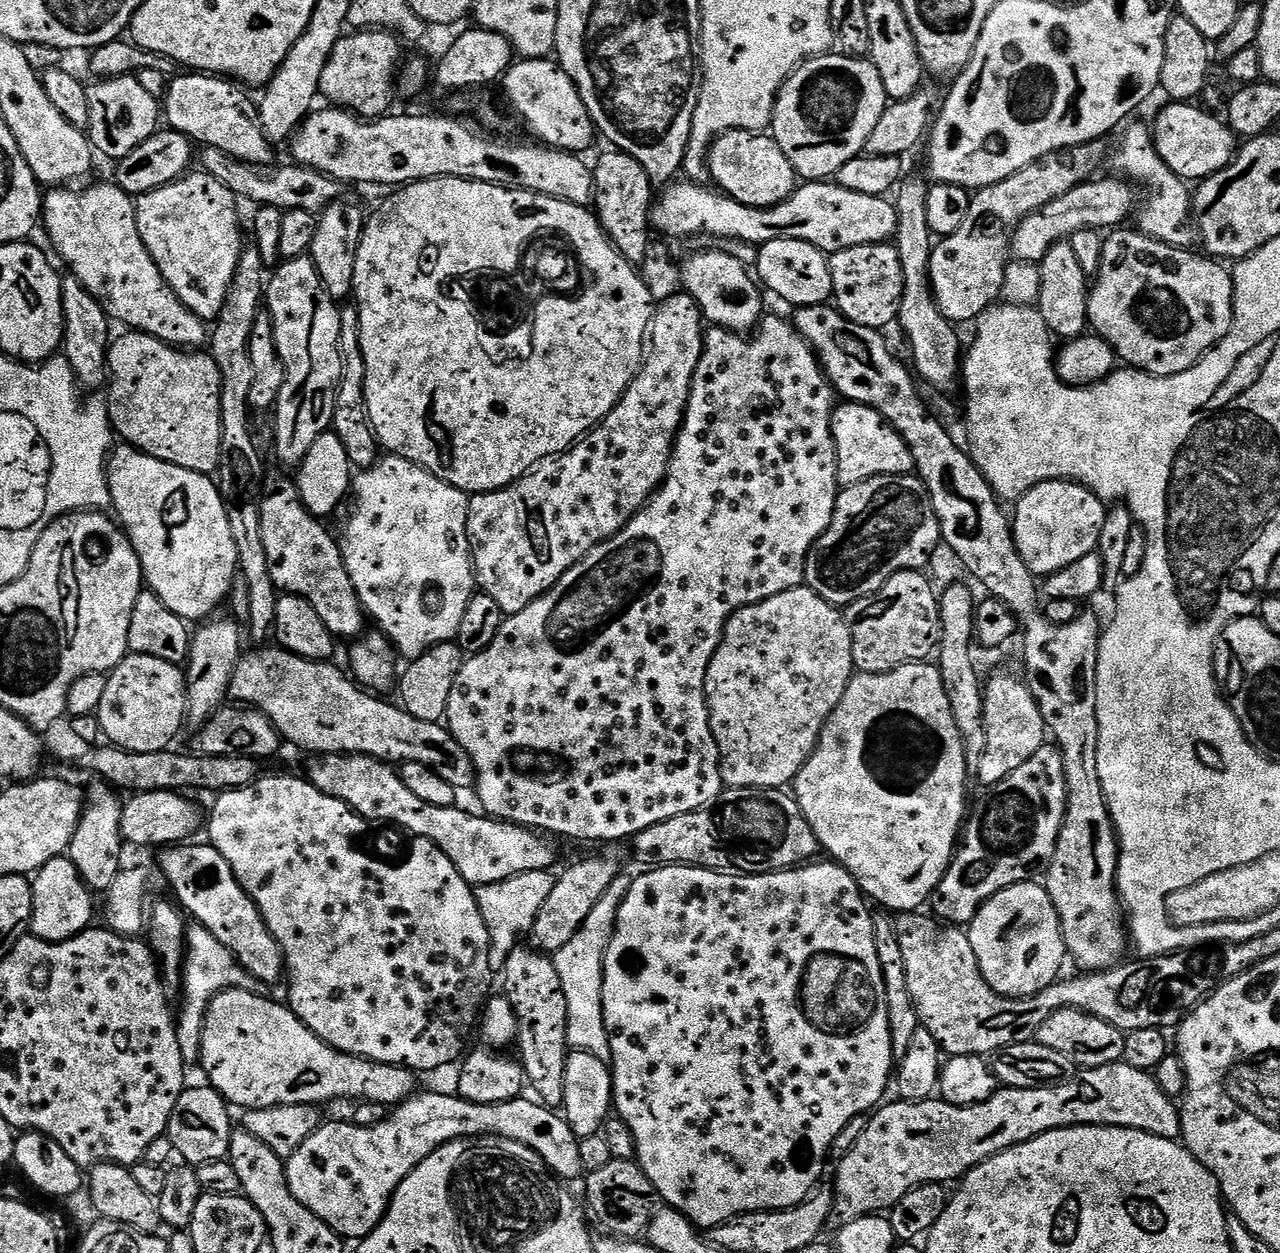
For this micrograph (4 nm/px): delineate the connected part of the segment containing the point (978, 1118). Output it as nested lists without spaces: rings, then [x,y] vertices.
[[[1123,1062],[1118,1064],[1107,1064],[1101,1068],[1089,1068],[1081,1071],[1079,1075],[1070,1082],[1066,1082],[1057,1088],[1001,1087],[991,1098],[989,1098],[989,1100],[982,1102],[978,1106],[959,1108],[953,1104],[947,1104],[944,1100],[939,1098],[918,1101],[897,1099],[895,1103],[896,1104],[885,1103],[883,1106],[877,1107],[875,1111],[871,1113],[866,1130],[862,1134],[862,1138],[858,1138],[858,1142],[854,1142],[854,1150],[850,1150],[850,1154],[839,1157],[837,1164],[840,1165],[836,1168],[836,1184],[834,1183],[834,1208],[839,1215],[841,1212],[841,1214],[844,1215],[844,1218],[887,1213],[911,1188],[917,1188],[919,1184],[944,1184],[945,1182],[949,1182],[948,1180],[953,1180],[953,1182],[959,1181],[964,1173],[968,1172],[971,1168],[978,1167],[983,1160],[988,1160],[991,1156],[997,1156],[999,1152],[1004,1152],[1016,1144],[1025,1144],[1025,1142],[1032,1140],[1036,1136],[1041,1136],[1047,1132],[1053,1132],[1055,1128],[1075,1128],[1077,1126],[1133,1128],[1134,1130],[1142,1130],[1146,1134],[1154,1134],[1158,1138],[1166,1138],[1167,1140],[1174,1141],[1179,1141],[1181,1139],[1180,1108],[1178,1107],[1177,1101],[1173,1099],[1173,1097],[1164,1093],[1162,1086],[1158,1086],[1158,1082],[1152,1072],[1134,1070],[1134,1066],[1130,1066]]]

